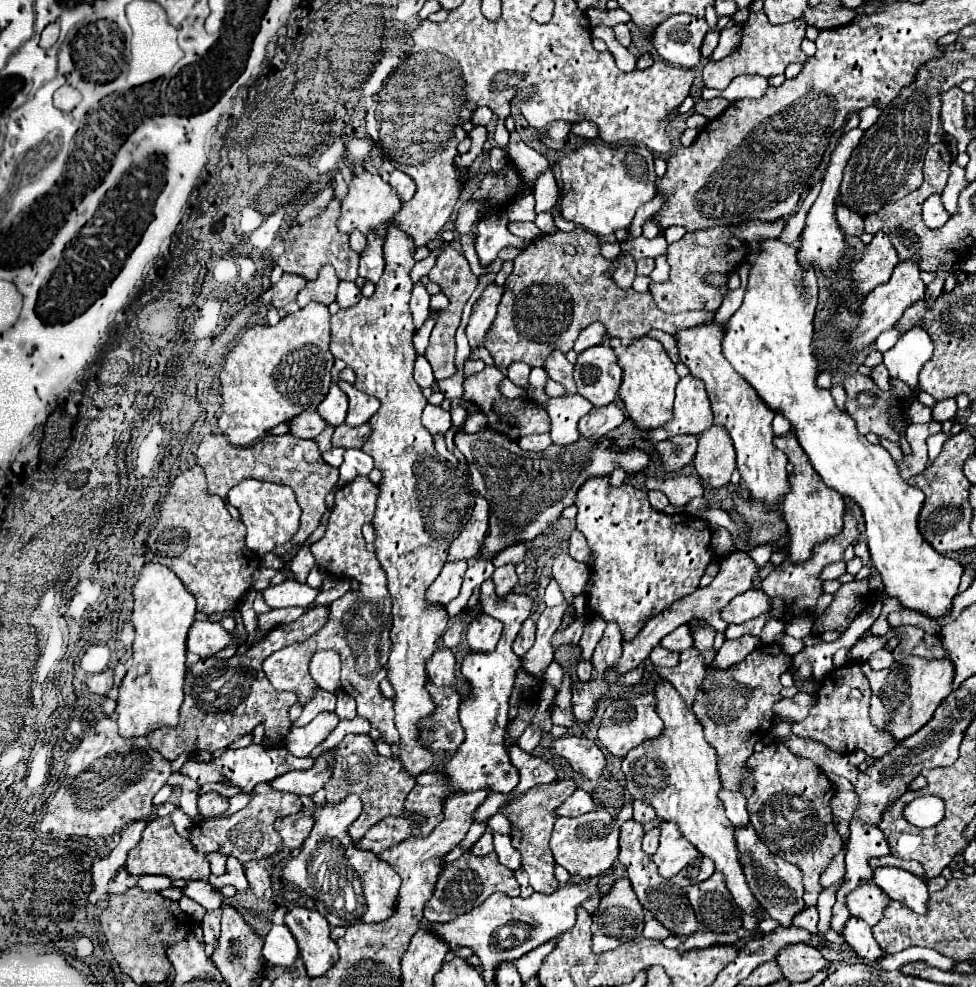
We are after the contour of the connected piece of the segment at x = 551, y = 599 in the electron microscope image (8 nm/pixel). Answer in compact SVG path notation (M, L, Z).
M552 578L552 580L550 580L550 584L548 584L548 588L546 588L544 602L546 602L546 606L558 606L562 600L564 600L564 594L562 594L562 590L560 590L558 582Z

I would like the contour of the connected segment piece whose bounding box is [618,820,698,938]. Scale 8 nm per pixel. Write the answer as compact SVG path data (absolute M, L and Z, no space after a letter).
M628 820L620 826L620 856L618 860L626 866L628 870L628 878L632 882L632 888L640 900L640 904L652 912L652 916L664 924L674 936L680 936L680 938L686 938L690 934L694 934L698 930L698 920L696 920L696 914L686 898L686 894L674 886L674 882L670 880L664 880L660 874L658 874L658 868L656 864L650 860L648 854L644 854L642 850L642 836L644 836L644 830L642 830L642 824L636 822L636 820Z

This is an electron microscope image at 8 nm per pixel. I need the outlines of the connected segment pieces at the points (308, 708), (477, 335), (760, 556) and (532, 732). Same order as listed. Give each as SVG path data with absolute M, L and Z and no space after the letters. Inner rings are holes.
M318 690L314 700L304 704L302 716L294 722L294 726L306 726L308 722L312 722L312 718L316 718L316 714L334 712L334 708L336 708L336 694L328 694L326 690Z
M490 284L484 290L484 294L478 298L478 302L474 304L470 322L466 326L466 336L470 342L470 356L476 352L478 346L484 344L484 338L486 338L486 334L488 334L494 318L496 318L496 306L502 298L502 292L504 292L504 288Z
M770 545L759 546L750 552L750 556L752 556L758 566L764 566L769 561L772 552L774 553L778 548L778 546Z
M528 726L528 728L524 730L524 734L520 736L520 742L518 742L518 744L520 744L522 750L532 752L532 750L540 744L542 736L544 736L544 730L542 730L542 728L538 728L538 726Z

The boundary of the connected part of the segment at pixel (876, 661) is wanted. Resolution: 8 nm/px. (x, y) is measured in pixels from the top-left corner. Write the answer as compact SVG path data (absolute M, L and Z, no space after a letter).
M890 648L876 650L876 652L870 656L870 660L868 660L868 664L870 664L870 668L872 668L872 670L888 668L888 666L892 666L892 662L894 662L894 654L892 654L892 650L890 650Z

